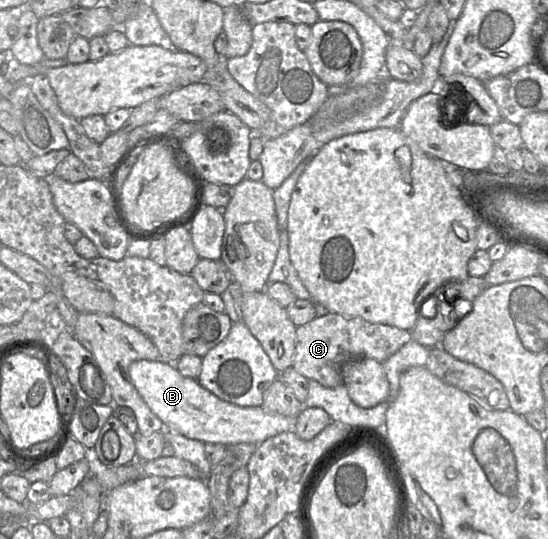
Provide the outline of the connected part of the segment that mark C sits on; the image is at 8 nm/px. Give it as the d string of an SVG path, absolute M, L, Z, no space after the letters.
M328 313L325 316L317 316L310 322L296 328L296 347L292 367L307 379L316 380L323 386L332 388L342 384L341 367L345 362L351 359L373 358L383 363L411 339L411 331L408 330L385 324L370 323L361 317Z

